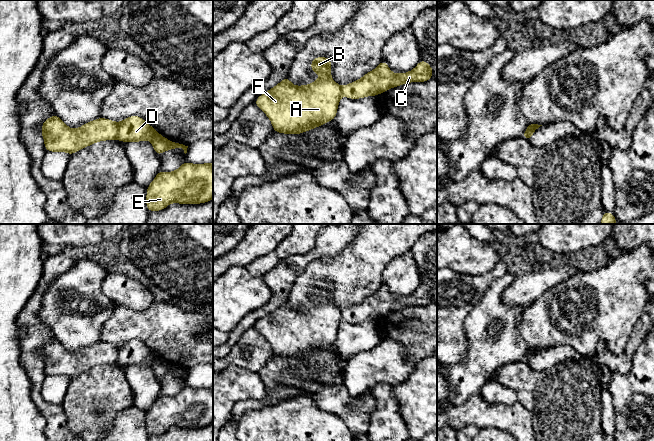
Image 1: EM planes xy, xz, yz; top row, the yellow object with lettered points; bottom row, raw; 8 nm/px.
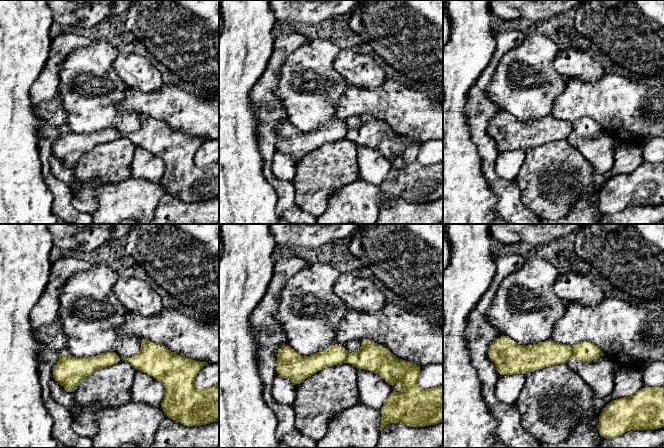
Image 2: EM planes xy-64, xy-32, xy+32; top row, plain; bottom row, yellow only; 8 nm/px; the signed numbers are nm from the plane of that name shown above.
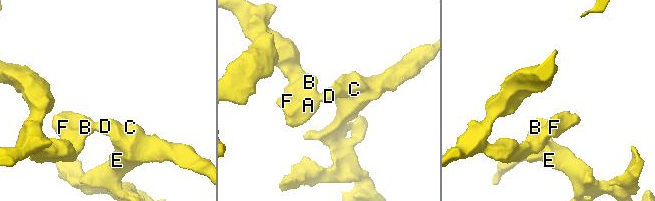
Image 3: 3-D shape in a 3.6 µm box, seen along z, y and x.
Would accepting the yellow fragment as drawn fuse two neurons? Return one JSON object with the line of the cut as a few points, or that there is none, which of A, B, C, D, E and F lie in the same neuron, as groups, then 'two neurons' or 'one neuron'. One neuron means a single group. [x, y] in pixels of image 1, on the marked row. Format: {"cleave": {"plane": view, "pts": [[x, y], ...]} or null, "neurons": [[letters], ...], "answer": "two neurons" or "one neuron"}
{"cleave": {"plane": "xy", "pts": [[119, 124], [116, 138]]}, "neurons": [["A", "B", "F"], ["C", "D", "E"]], "answer": "two neurons"}

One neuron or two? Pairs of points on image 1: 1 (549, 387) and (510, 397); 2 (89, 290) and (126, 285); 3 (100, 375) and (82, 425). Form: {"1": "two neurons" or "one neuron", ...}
{"1": "two neurons", "2": "two neurons", "3": "one neuron"}

